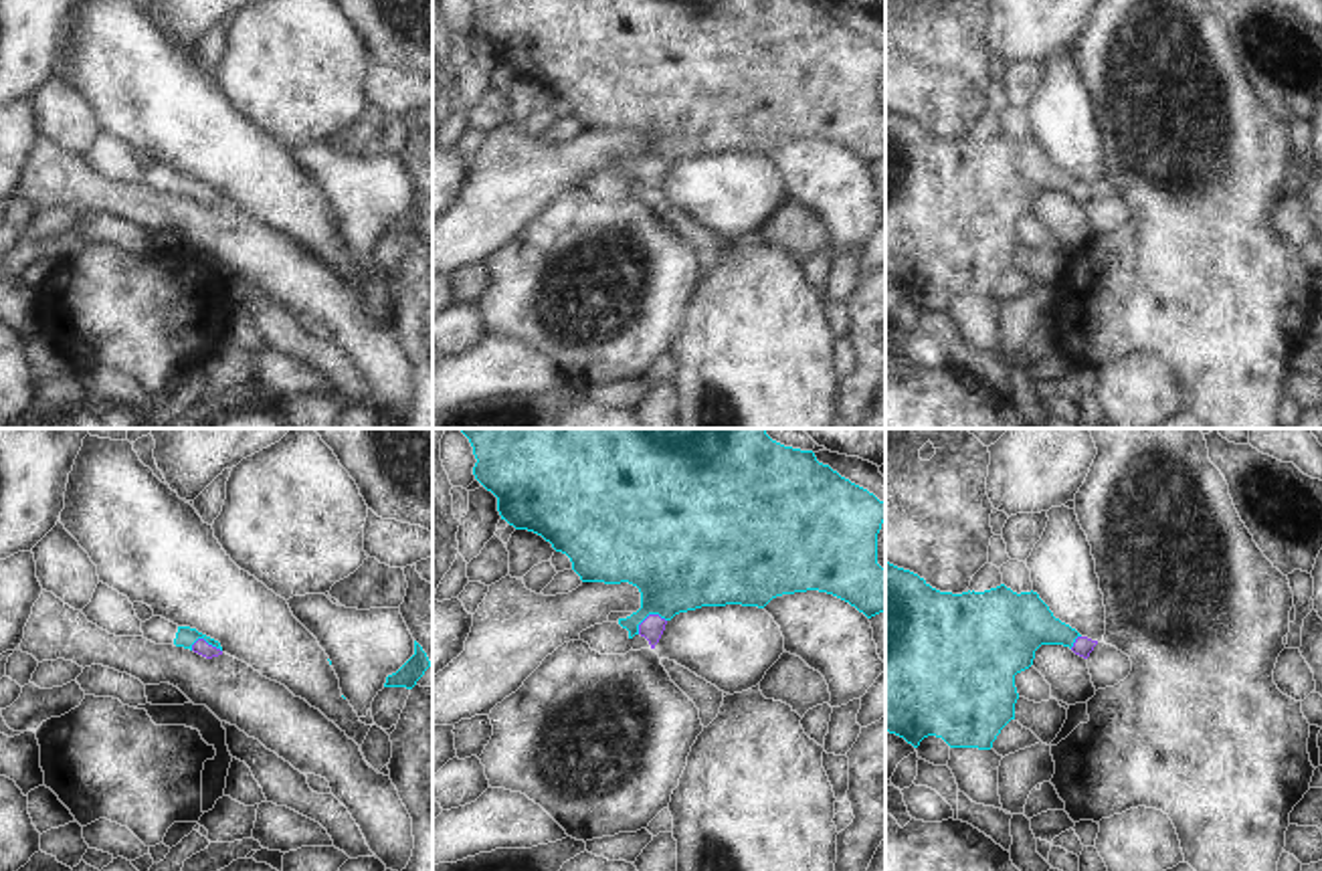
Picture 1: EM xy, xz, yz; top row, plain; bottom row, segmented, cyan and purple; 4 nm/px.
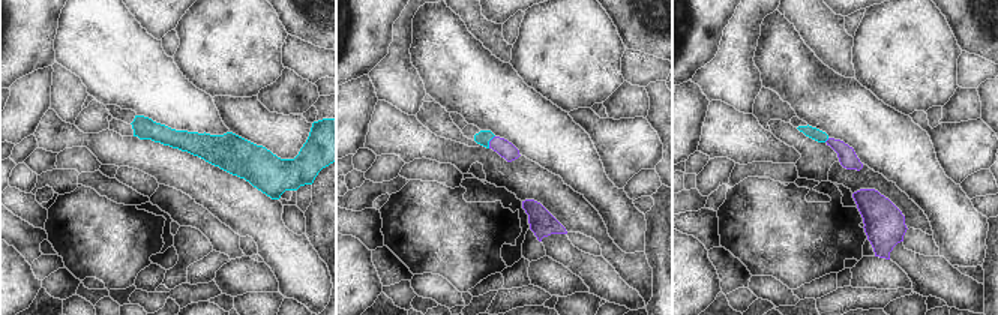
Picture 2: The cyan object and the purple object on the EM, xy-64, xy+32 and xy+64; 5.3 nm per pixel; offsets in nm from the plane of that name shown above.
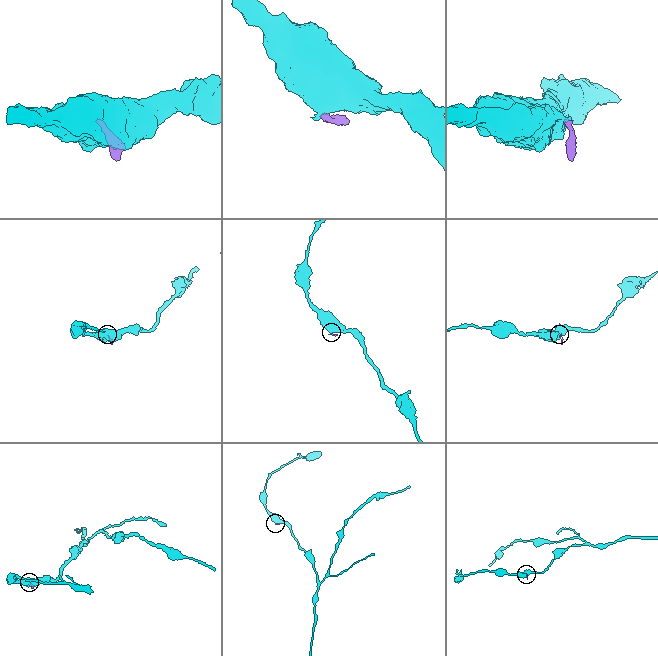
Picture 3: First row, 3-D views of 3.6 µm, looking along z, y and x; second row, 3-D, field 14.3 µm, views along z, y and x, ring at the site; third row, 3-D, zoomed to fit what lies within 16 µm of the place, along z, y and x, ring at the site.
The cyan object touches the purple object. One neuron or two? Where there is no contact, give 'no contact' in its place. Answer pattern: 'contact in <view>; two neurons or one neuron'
contact in xz; one neuron

